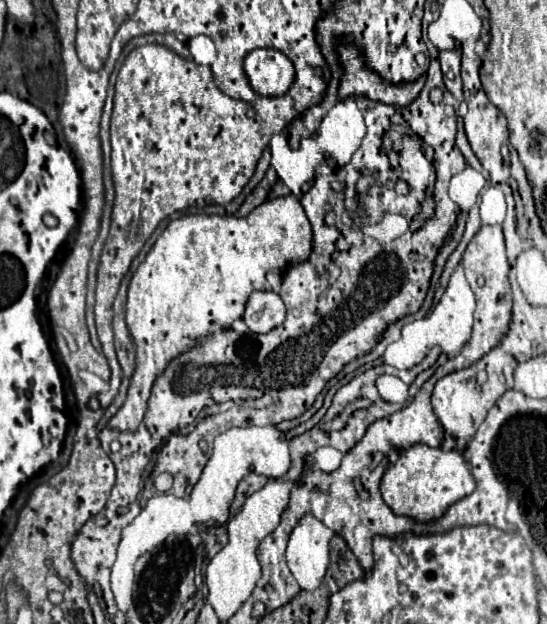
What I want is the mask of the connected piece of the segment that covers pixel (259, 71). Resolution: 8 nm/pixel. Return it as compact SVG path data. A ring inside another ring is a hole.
M270 48L252 50L244 60L244 70L260 96L284 96L294 82L294 64Z

